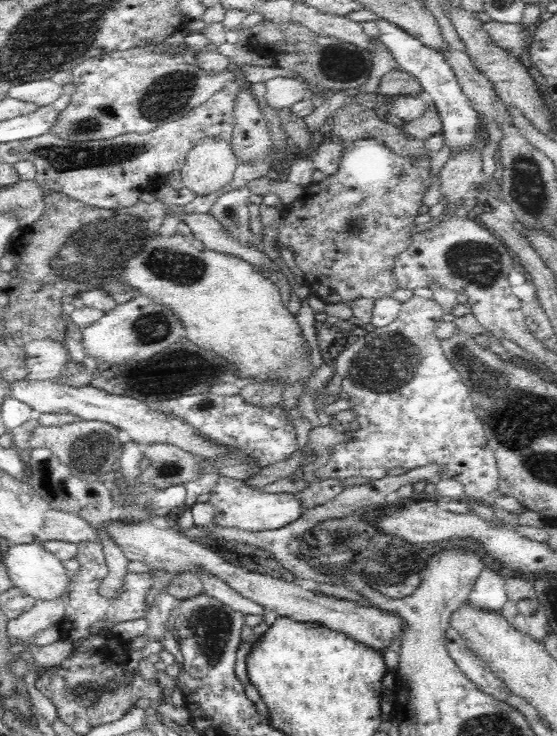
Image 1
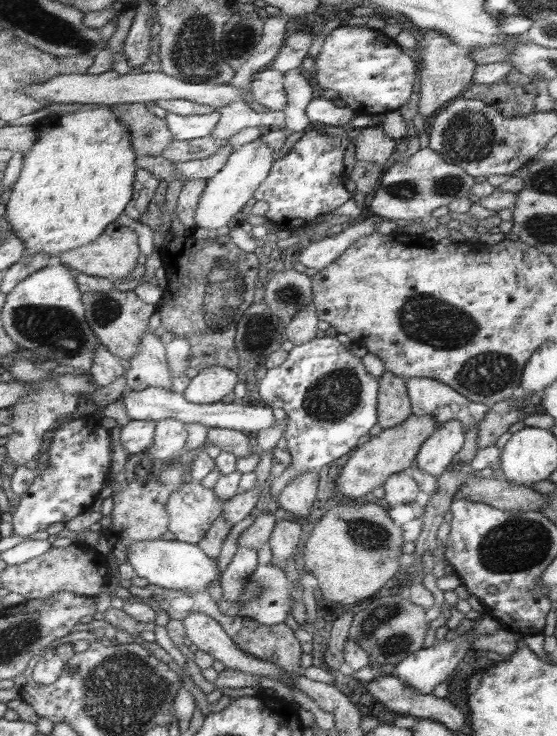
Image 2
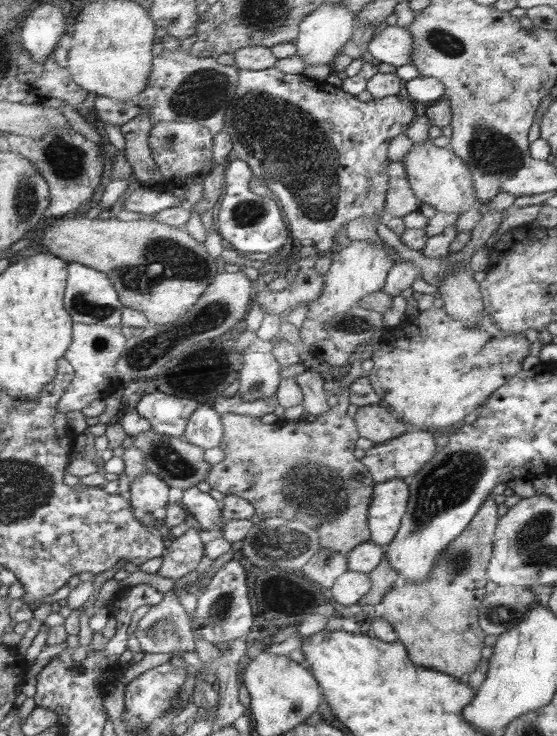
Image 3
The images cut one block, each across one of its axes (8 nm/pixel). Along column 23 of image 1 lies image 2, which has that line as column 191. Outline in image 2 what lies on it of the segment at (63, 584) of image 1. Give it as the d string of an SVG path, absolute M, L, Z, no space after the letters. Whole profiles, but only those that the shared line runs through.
M176 539L134 542L128 546L126 562L134 568L138 576L146 578L149 584L186 593L206 591L210 582L222 578L217 558L210 557L200 545Z

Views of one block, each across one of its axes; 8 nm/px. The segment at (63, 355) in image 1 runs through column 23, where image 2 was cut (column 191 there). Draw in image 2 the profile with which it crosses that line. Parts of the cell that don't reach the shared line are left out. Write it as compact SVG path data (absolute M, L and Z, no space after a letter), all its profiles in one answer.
M174 337L171 342L166 343L166 362L171 368L172 391L183 394L190 378L184 374L184 369L190 359L190 342L182 337Z

